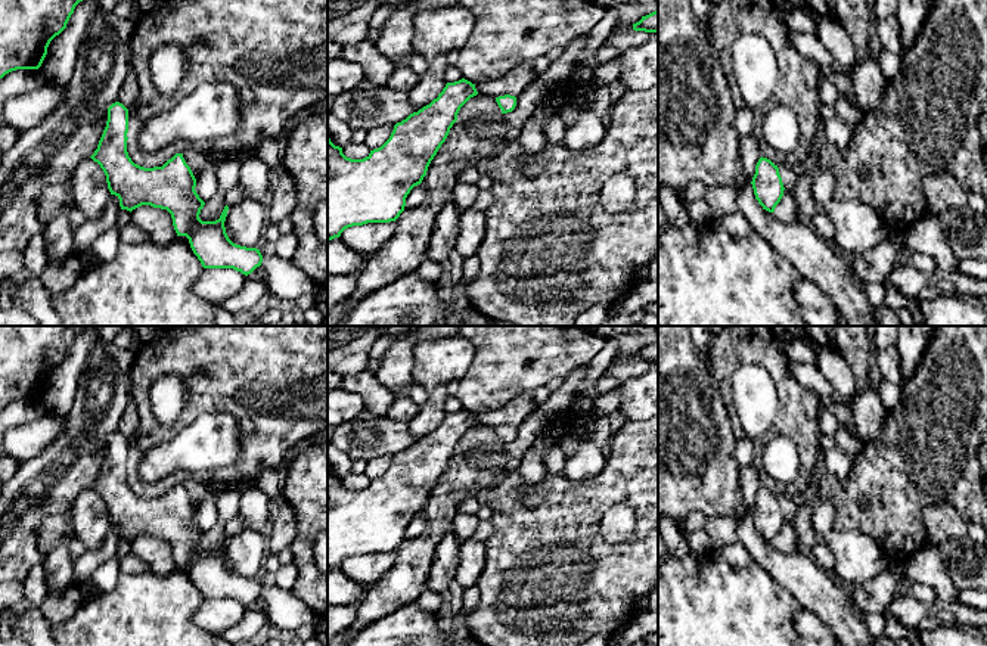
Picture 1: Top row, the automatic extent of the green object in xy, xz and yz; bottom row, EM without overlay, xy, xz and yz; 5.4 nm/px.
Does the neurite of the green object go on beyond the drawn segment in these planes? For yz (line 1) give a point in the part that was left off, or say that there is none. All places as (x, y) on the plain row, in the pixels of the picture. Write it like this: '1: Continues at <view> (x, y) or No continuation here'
1: No continuation here

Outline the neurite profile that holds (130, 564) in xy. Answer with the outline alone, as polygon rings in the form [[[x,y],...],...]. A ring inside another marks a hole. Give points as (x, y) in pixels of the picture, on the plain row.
[[[131,552],[124,559],[120,559],[120,571],[121,574],[145,574],[149,571],[149,566]]]

